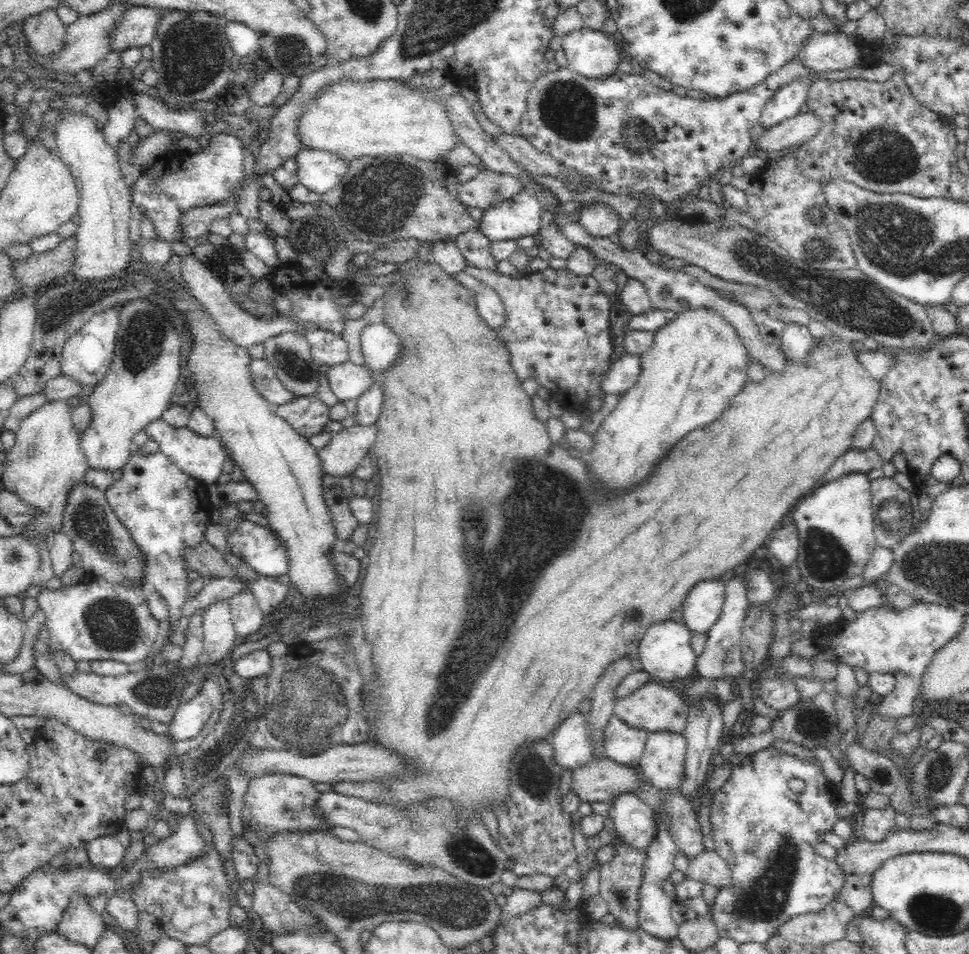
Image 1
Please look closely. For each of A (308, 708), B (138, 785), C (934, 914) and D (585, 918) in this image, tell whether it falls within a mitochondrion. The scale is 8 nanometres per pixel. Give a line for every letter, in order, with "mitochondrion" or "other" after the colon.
A: mitochondrion
B: other
C: mitochondrion
D: other

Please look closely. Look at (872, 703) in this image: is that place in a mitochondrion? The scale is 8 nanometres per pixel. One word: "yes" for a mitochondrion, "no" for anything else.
no

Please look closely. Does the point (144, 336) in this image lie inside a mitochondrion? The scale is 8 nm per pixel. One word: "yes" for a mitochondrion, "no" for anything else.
yes

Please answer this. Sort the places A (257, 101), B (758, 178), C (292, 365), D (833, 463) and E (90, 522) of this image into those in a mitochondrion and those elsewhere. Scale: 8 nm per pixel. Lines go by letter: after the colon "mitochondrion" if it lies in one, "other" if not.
A: other
B: other
C: mitochondrion
D: other
E: mitochondrion

